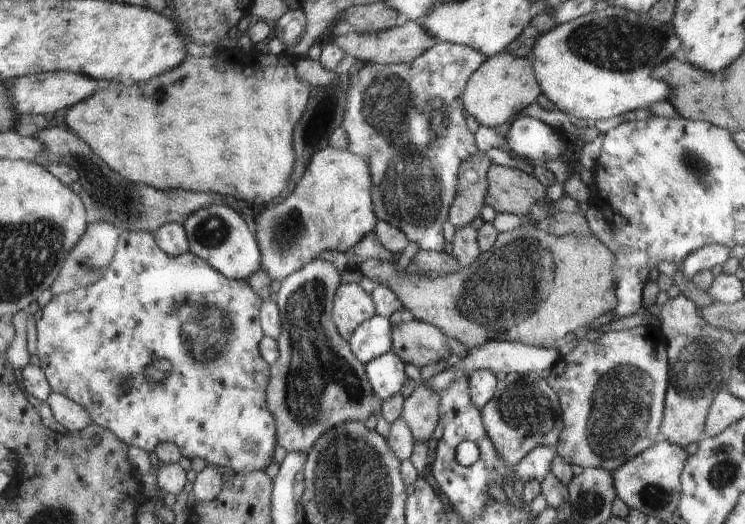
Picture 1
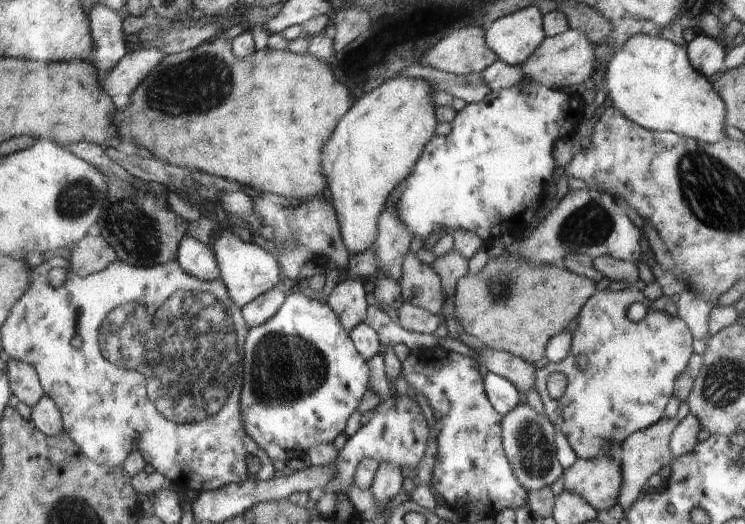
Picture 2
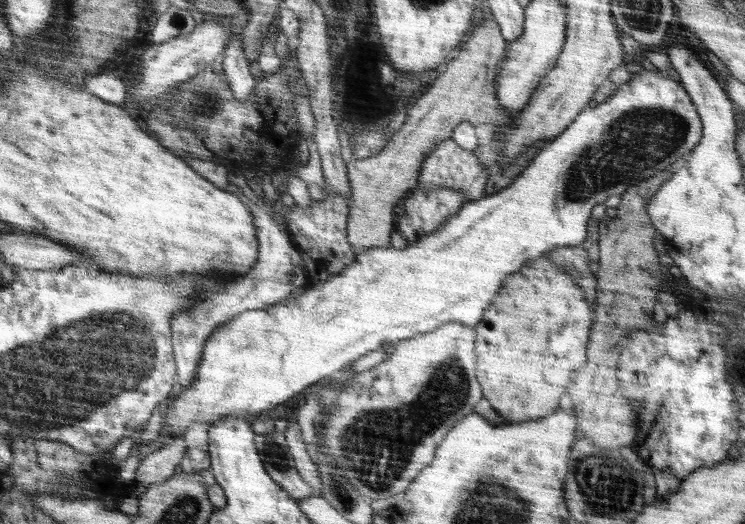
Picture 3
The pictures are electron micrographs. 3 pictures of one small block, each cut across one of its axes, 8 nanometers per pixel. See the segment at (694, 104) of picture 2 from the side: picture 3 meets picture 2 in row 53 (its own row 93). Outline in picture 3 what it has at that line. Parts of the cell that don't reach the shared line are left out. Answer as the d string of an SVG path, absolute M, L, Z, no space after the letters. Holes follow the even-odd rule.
M647 66L646 70L643 70L641 73L632 74L630 80L618 86L616 91L616 94L607 99L606 102L598 104L595 108L589 107L588 110L584 110L584 114L580 113L579 117L575 118L575 121L571 125L568 125L568 128L564 129L564 132L560 133L550 144L542 148L536 155L536 158L510 186L506 186L504 190L490 194L490 196L486 195L480 199L473 200L472 204L464 204L463 209L451 218L448 218L444 222L444 225L436 228L432 234L428 234L428 236L418 242L408 244L402 250L396 249L393 246L364 250L364 252L358 253L356 258L354 258L354 262L348 264L346 269L343 269L340 274L328 278L326 282L322 282L322 284L318 284L314 288L308 288L306 292L300 293L296 298L278 302L265 309L245 310L245 312L234 316L227 323L216 327L206 339L202 360L198 363L198 367L196 367L196 377L192 379L192 385L188 385L188 388L182 389L180 394L176 396L176 399L170 402L168 415L163 419L166 420L167 418L170 435L167 437L160 436L159 440L165 443L167 439L174 438L174 436L184 435L184 432L190 426L196 426L196 424L208 426L212 422L224 418L224 416L244 417L246 414L260 414L262 410L270 410L272 406L286 402L288 398L292 398L294 394L302 392L306 386L318 382L320 378L330 376L332 372L336 372L340 368L351 366L360 356L376 350L384 343L397 343L404 339L411 339L436 330L448 323L456 323L472 328L478 325L483 319L487 308L492 304L492 298L495 298L496 290L500 290L500 284L502 284L502 280L508 274L516 272L526 260L532 260L532 258L538 258L541 254L547 254L550 250L556 249L556 246L581 245L588 236L591 210L597 204L606 202L609 196L621 196L631 186L648 181L663 171L672 168L672 164L676 164L684 154L688 154L702 140L702 119L699 117L698 108L691 102L691 98L681 82L663 76L661 72Z

